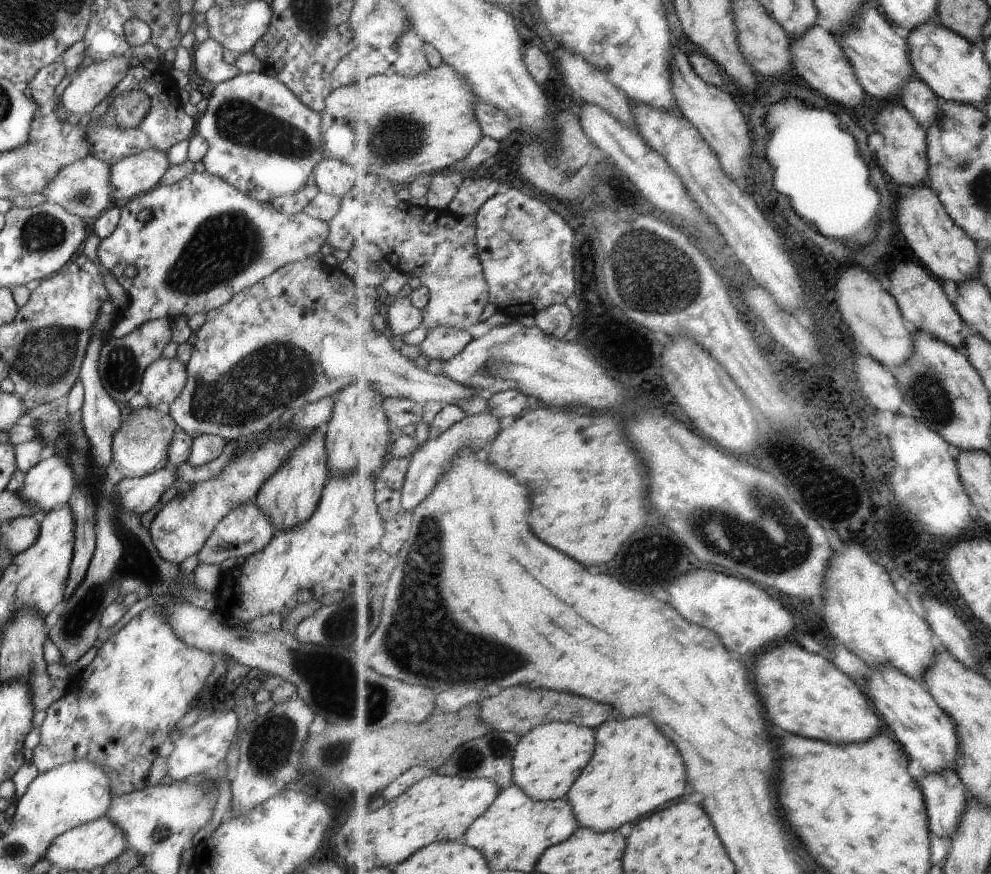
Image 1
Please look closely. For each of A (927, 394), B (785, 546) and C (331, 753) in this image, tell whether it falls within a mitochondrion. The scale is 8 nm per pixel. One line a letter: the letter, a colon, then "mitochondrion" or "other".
A: mitochondrion
B: mitochondrion
C: mitochondrion

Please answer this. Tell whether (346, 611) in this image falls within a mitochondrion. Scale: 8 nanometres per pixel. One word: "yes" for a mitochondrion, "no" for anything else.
yes

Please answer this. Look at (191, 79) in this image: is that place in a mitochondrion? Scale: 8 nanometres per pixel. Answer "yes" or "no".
no

